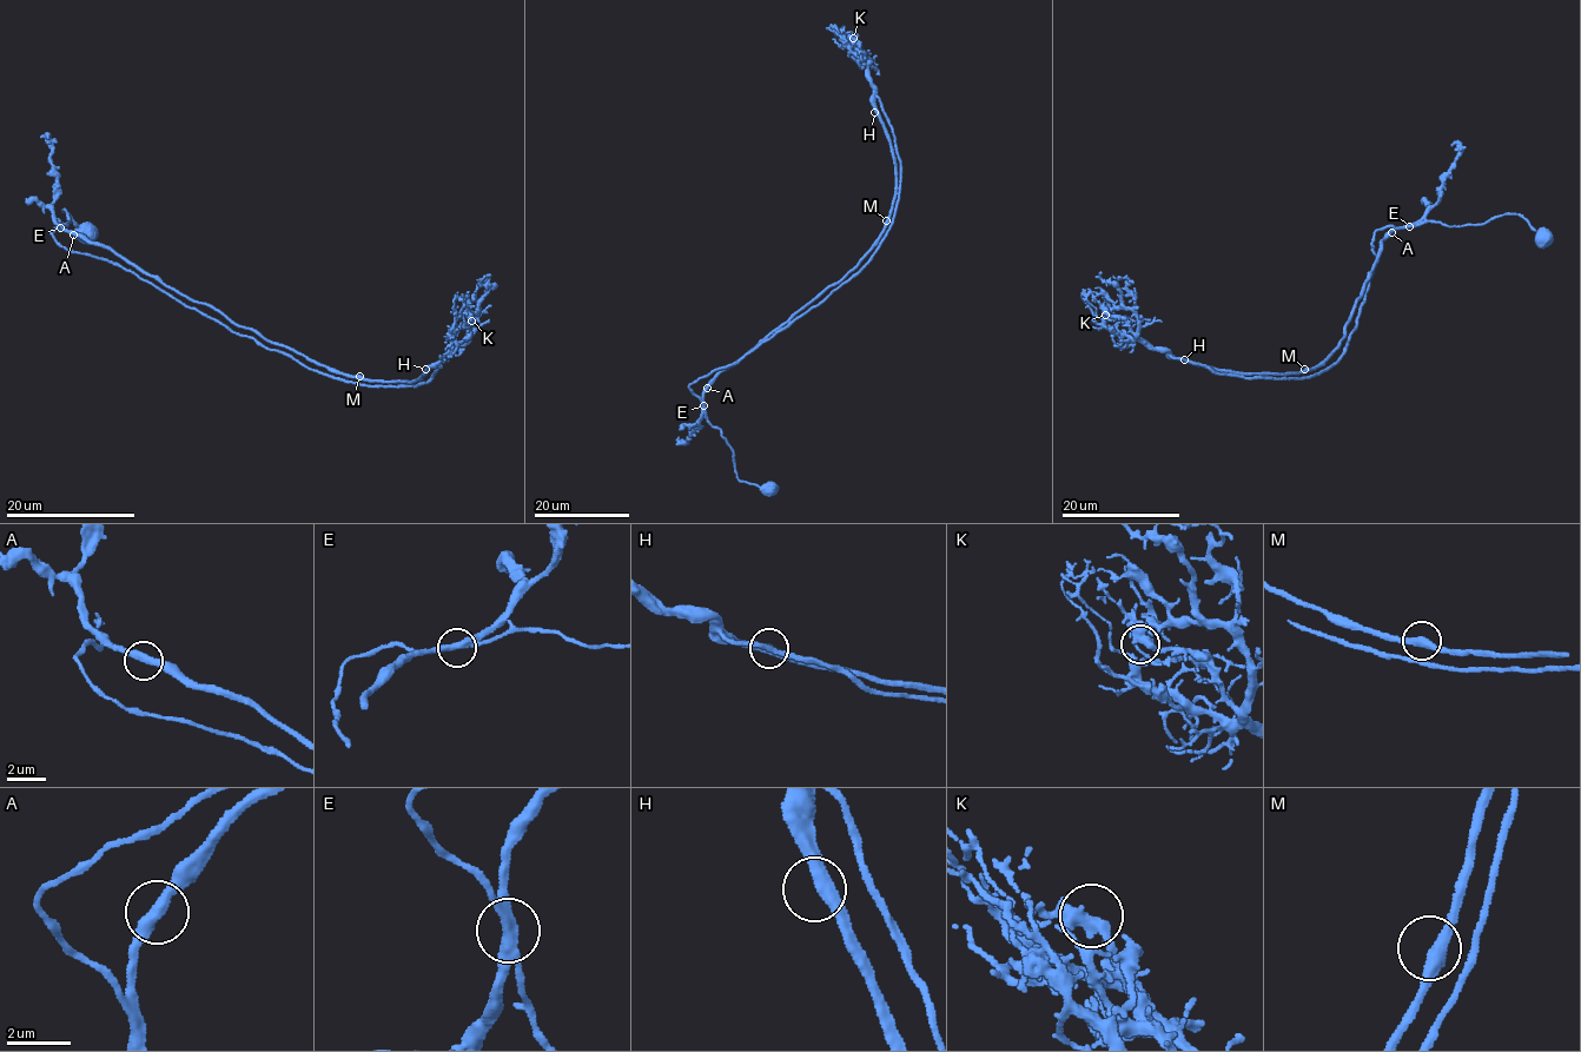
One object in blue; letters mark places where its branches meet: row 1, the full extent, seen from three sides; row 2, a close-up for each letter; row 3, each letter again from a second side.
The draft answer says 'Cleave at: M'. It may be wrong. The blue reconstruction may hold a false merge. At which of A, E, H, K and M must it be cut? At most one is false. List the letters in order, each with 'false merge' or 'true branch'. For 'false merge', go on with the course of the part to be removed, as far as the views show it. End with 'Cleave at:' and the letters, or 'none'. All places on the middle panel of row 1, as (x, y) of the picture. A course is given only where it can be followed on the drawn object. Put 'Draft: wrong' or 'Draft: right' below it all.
A: true branch
E: true branch
H: true branch
K: true branch
M: true branch
Cleave at: none
Draft: wrong

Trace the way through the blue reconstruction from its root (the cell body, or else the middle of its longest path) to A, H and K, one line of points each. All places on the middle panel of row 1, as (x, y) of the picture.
A: (769, 487), (738, 478), (733, 449), (721, 430), (707, 419), (703, 398), (707, 388)
H: (769, 487), (738, 478), (703, 389), (878, 238), (895, 158), (874, 112)
K: (769, 487), (738, 478), (733, 449), (707, 419), (703, 389), (858, 264), (890, 216), (895, 158), (853, 38)

